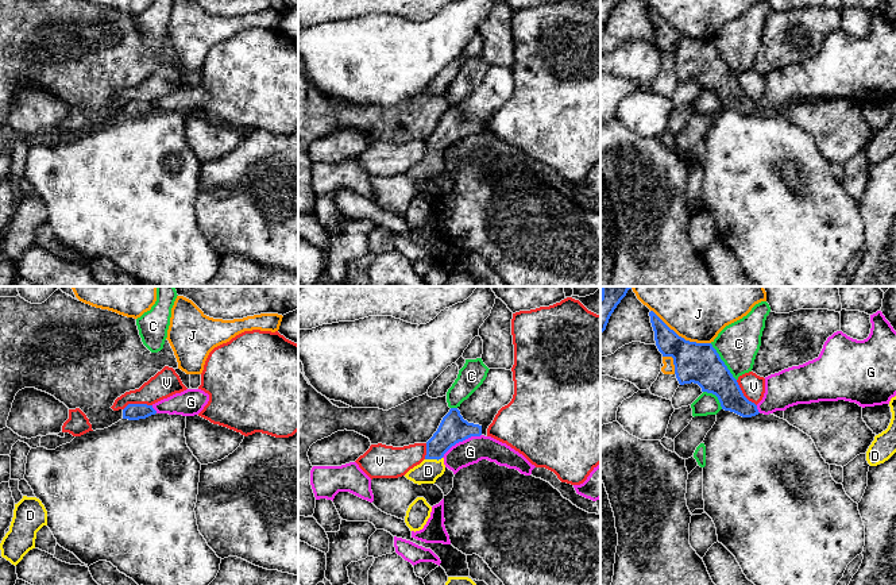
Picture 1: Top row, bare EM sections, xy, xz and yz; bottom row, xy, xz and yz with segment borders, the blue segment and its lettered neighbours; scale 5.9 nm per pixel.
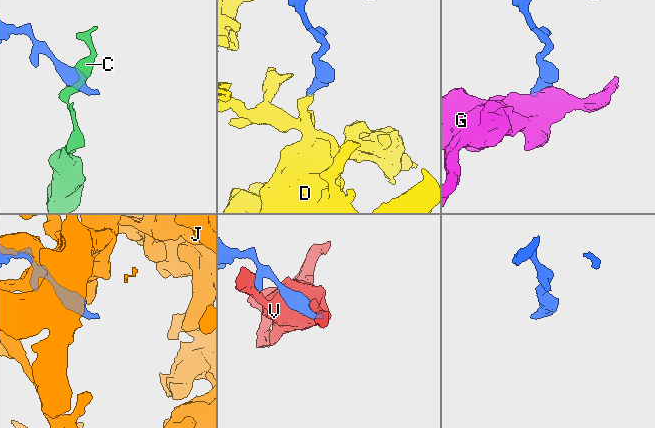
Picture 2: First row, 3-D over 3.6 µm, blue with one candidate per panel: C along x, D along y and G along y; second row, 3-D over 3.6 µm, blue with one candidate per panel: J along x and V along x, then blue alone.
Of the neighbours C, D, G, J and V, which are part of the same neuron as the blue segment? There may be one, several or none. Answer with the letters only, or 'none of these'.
D

